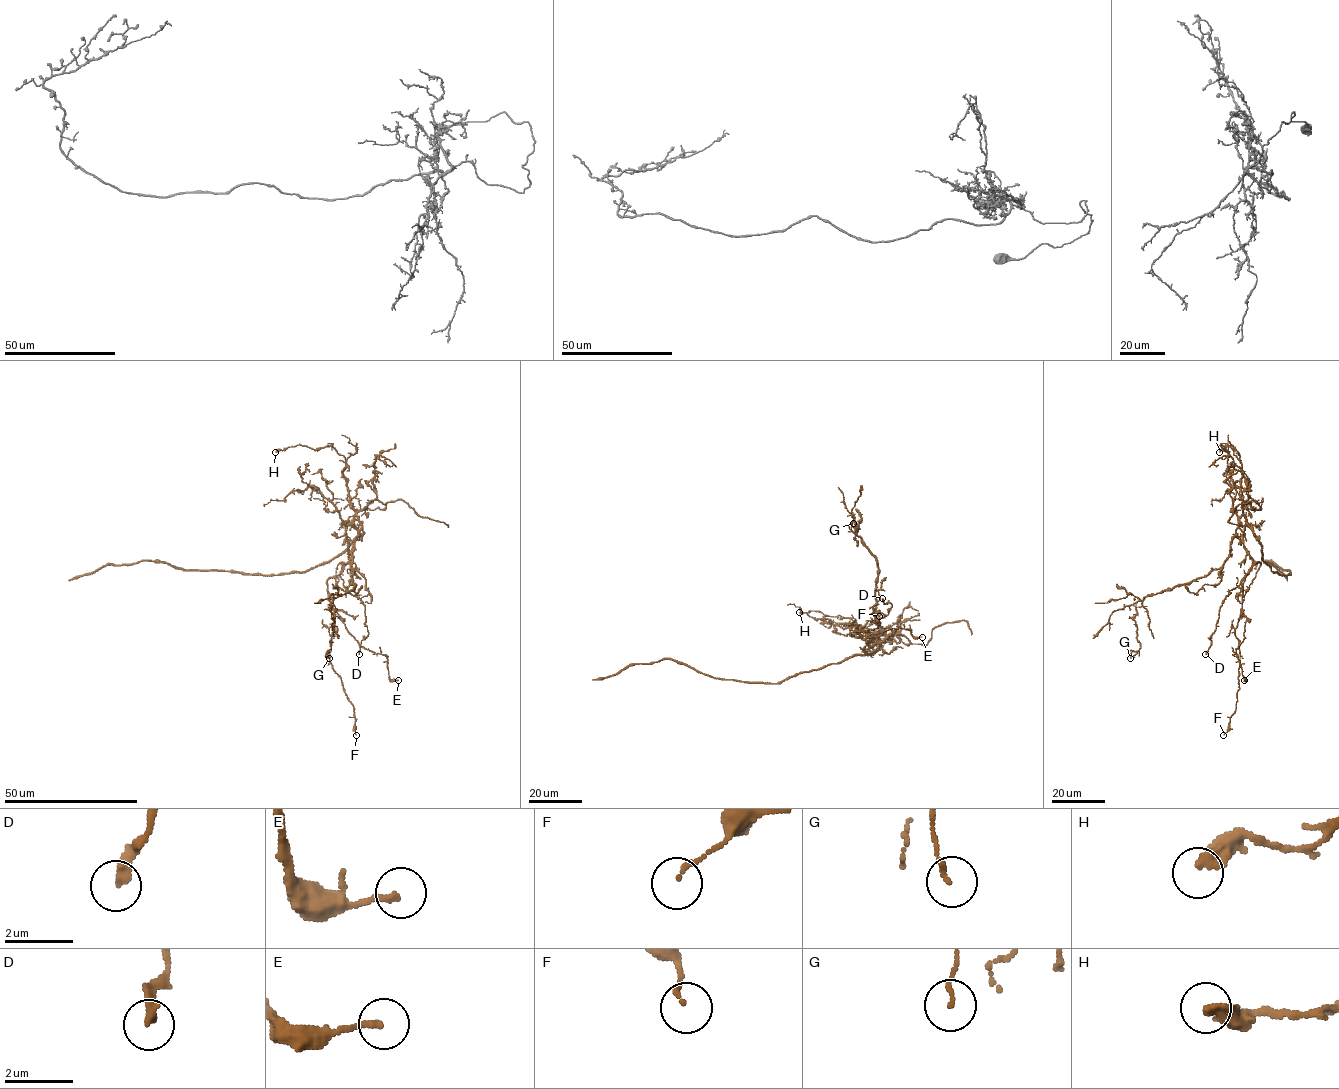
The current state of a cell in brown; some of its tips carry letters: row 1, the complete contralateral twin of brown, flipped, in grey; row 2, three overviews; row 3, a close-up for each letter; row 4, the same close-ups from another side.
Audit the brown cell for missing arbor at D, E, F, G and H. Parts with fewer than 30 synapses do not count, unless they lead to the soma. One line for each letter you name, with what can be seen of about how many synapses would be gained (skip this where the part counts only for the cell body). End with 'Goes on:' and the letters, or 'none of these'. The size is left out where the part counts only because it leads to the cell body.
Goes on: none of these

